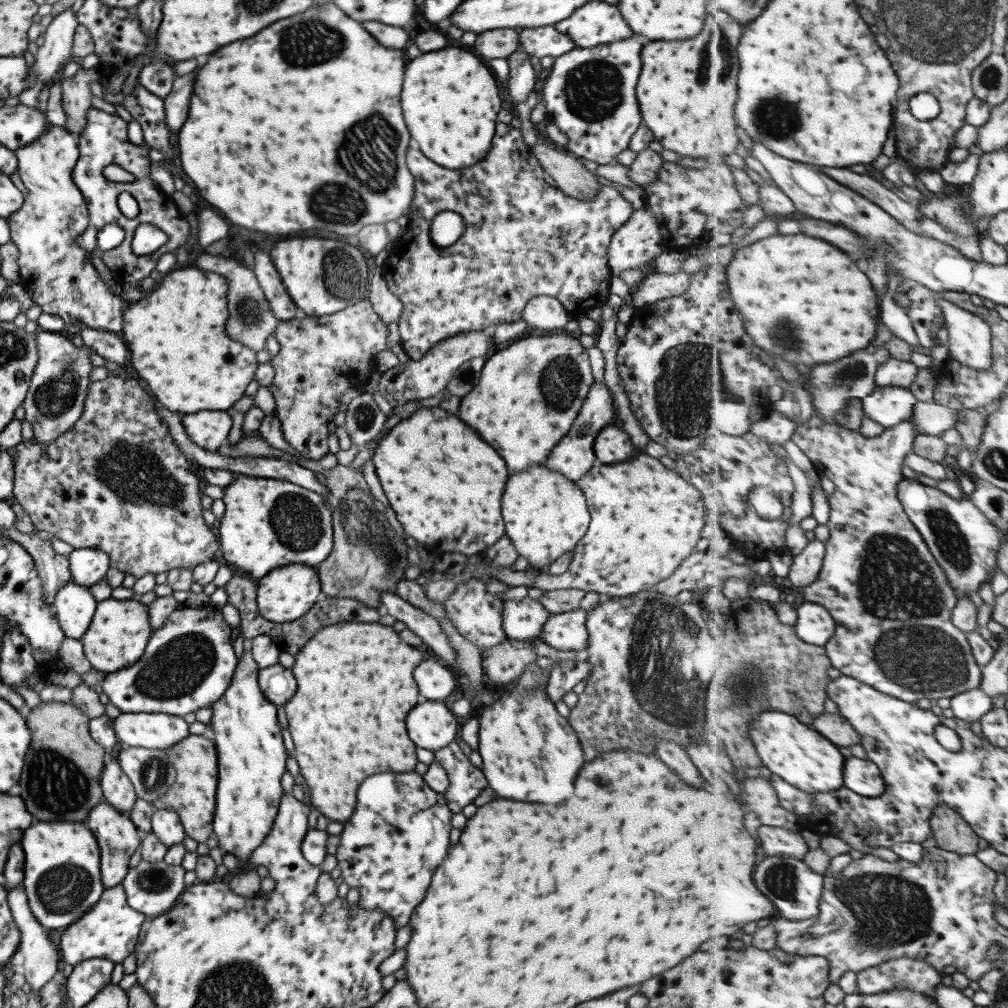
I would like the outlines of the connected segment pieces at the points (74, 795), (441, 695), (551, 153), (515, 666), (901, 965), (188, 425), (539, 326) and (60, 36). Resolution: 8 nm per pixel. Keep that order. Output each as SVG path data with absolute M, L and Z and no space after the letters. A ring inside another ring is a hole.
M41 702L25 716L31 744L25 754L19 796L27 812L43 822L83 822L91 808L99 804L102 792L99 775L108 751L96 743L88 731L89 719L71 703Z
M435 658L420 661L413 670L413 680L419 688L419 694L425 700L435 702L443 703L455 688L454 670Z
M538 142L531 147L531 151L540 167L551 176L563 194L582 201L595 198L600 185L578 157Z
M507 636L493 648L480 653L480 665L495 684L509 684L518 680L525 664L534 662L532 643L515 640Z
M903 957L863 970L857 974L856 992L864 995L909 989L936 996L944 974L924 960Z
M195 412L183 414L181 424L187 430L189 440L205 450L223 450L227 432L231 428L231 418L225 412Z
M547 295L529 298L520 315L528 332L541 335L555 334L555 330L564 328L571 317L556 298Z
M71 9L56 14L43 30L43 42L34 55L33 70L37 80L50 84L59 77L62 67L68 65L72 52L72 36L78 25L76 13Z

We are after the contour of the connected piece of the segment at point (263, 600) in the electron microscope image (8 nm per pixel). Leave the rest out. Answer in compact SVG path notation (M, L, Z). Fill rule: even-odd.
M289 564L287 568L274 568L256 580L258 613L272 623L288 623L304 616L313 607L319 594L319 580L315 576L315 570L303 564Z

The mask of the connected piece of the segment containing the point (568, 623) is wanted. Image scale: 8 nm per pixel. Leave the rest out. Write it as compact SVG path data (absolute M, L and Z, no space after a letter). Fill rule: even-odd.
M578 608L550 614L538 638L555 650L574 650L582 657L588 645L585 619L586 612Z

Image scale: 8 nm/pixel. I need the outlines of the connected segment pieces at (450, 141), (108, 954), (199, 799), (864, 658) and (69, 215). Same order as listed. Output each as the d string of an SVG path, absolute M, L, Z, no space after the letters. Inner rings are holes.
M443 48L413 58L405 66L399 100L411 138L440 167L452 171L471 167L489 150L501 98L491 72L473 54L459 48Z
M121 884L115 888L104 888L99 900L60 935L58 952L62 958L61 963L74 965L95 958L109 959L114 964L121 963L134 952L142 922L146 918L146 915L133 910L126 903Z
M187 735L183 740L164 750L169 764L174 768L173 784L149 804L154 809L169 809L179 816L184 835L197 843L212 843L212 819L214 812L217 759L212 740L202 735Z
M813 413L811 420L805 424L799 425L793 435L792 440L800 450L812 461L815 466L825 467L825 475L835 484L835 492L828 497L832 511L828 528L830 536L826 541L827 556L823 565L823 570L819 578L808 587L804 588L804 600L816 602L825 606L836 621L836 631L834 637L824 646L827 654L830 656L832 666L837 668L841 674L853 676L857 680L870 684L873 688L879 689L879 692L899 697L910 703L916 703L921 698L935 700L938 698L953 698L956 694L961 694L966 690L973 690L982 684L982 666L977 663L974 657L974 651L965 631L955 626L951 620L952 612L958 603L959 594L951 586L949 577L945 569L939 564L939 561L932 555L929 545L925 542L922 532L911 522L910 516L906 513L903 503L898 495L898 486L903 478L903 466L905 466L907 455L914 450L915 439L920 435L913 418L907 419L905 423L898 424L897 427L888 428L884 433L875 438L867 438L857 430L842 427L841 425L830 425L824 421L819 413Z
M49 126L40 137L28 145L14 150L16 171L23 186L27 189L22 205L7 218L10 241L18 250L17 282L31 293L31 298L43 313L59 316L63 322L81 322L87 329L118 334L121 331L123 309L129 302L109 292L101 281L101 276L85 257L83 250L74 238L81 234L88 223L87 207L79 189L73 184L71 175L78 157L78 144L74 134L63 127Z

